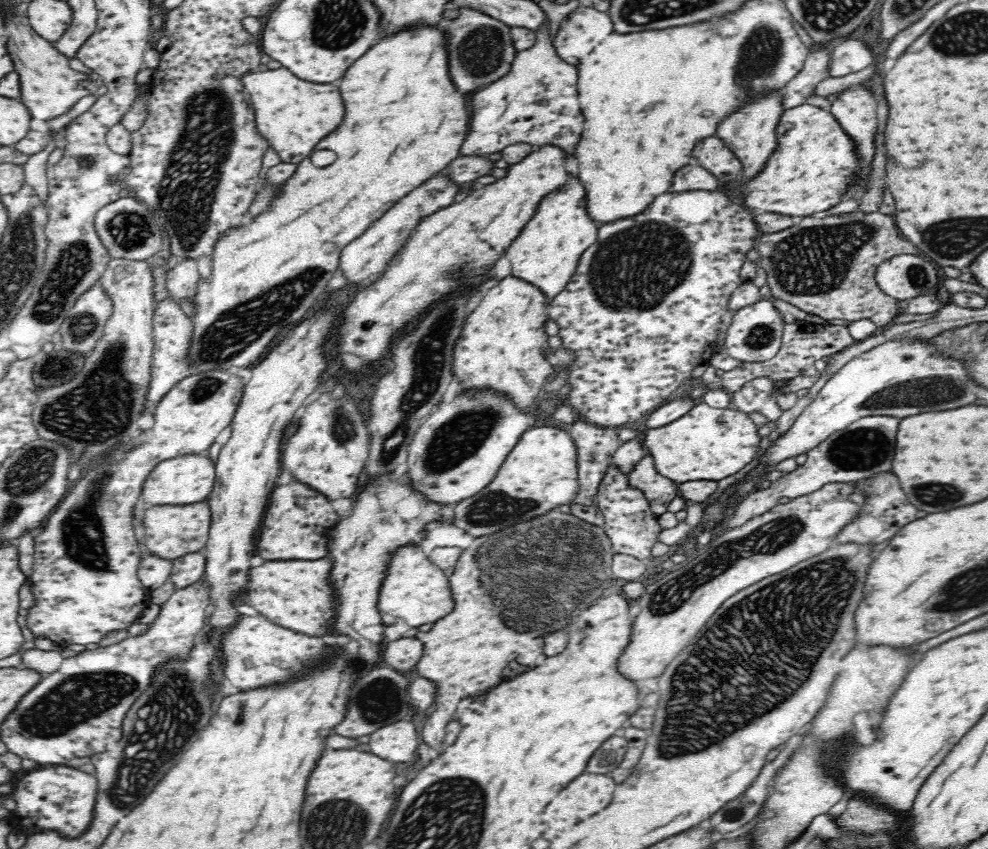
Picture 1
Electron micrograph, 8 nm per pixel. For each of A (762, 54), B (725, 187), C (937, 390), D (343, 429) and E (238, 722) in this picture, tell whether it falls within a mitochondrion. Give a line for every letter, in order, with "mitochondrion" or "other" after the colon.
A: mitochondrion
B: other
C: mitochondrion
D: mitochondrion
E: other

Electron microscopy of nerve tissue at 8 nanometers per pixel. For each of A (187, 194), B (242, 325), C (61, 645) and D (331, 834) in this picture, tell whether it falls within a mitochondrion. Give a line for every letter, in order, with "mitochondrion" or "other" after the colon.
A: mitochondrion
B: mitochondrion
C: other
D: mitochondrion

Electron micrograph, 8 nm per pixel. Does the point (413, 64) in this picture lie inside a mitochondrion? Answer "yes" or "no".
no

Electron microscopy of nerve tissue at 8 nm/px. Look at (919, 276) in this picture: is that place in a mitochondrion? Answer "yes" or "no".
yes

